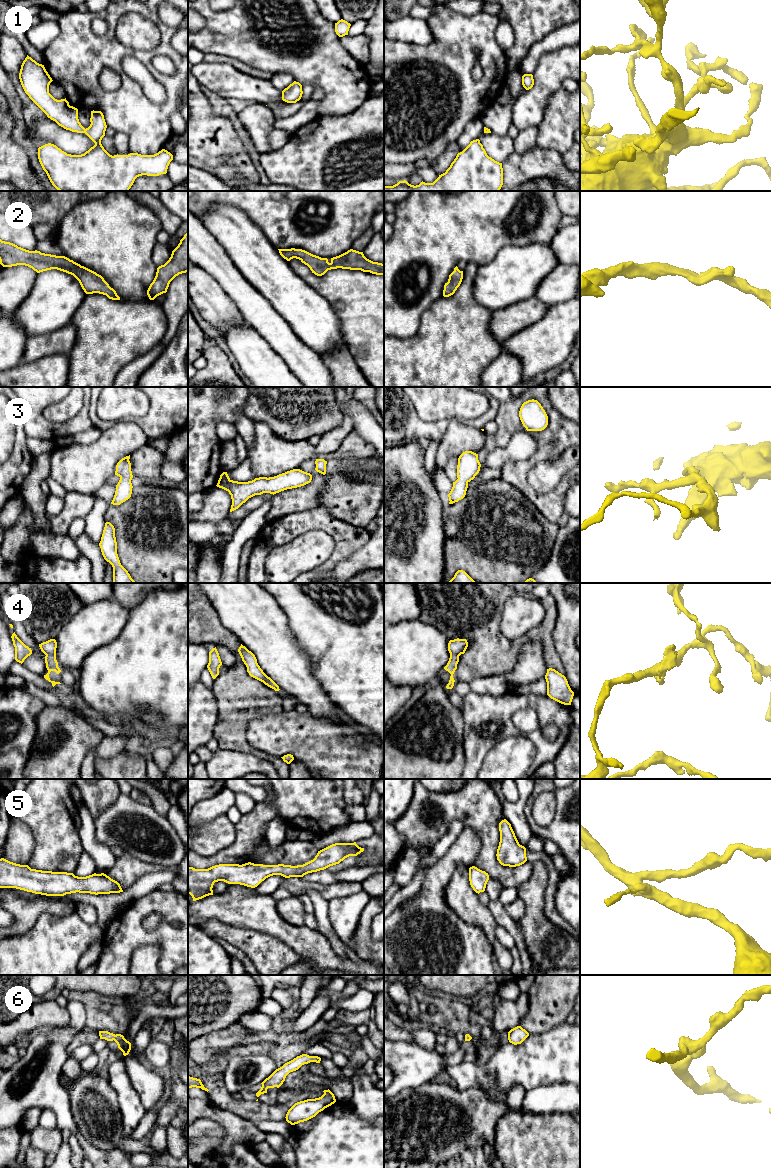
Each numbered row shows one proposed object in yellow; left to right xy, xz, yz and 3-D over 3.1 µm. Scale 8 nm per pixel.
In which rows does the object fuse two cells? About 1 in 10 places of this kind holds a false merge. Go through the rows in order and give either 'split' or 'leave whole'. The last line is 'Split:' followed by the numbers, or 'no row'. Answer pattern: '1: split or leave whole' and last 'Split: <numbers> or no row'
1: leave whole
2: leave whole
3: leave whole
4: leave whole
5: leave whole
6: leave whole
Split: no row

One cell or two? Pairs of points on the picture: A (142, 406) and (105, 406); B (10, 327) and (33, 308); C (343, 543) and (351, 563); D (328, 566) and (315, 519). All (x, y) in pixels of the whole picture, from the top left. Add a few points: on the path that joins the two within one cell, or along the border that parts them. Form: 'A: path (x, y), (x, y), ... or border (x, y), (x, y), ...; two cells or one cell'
A: path (133, 406), (114, 406); one cell
B: border (10, 314), (22, 326), (27, 337); two cells
C: border (367, 542), (349, 556), (340, 560), (331, 572); two cells
D: path (339, 553), (339, 536), (328, 525); one cell

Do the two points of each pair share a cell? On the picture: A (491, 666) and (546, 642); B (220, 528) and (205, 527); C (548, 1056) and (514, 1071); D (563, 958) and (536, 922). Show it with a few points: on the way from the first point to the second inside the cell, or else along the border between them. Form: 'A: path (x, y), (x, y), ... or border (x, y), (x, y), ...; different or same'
A: path (505, 652), (532, 636); same
B: path (216, 528), (209, 528); same
C: path (540, 1060), (531, 1064), (522, 1064); same
D: path (554, 949), (538, 931); same

